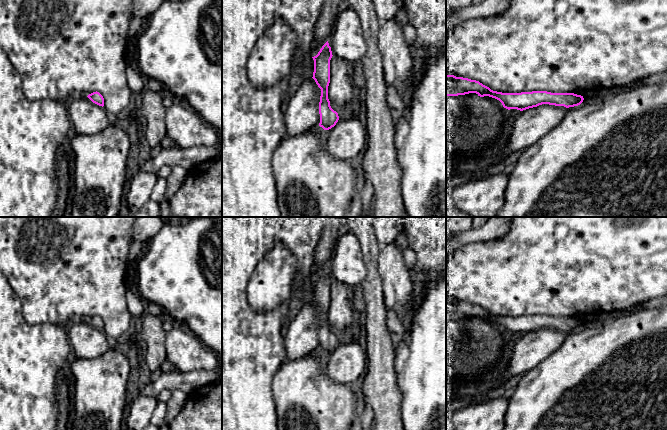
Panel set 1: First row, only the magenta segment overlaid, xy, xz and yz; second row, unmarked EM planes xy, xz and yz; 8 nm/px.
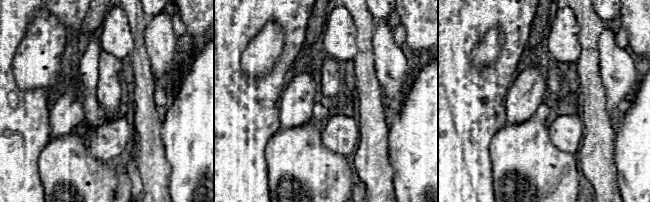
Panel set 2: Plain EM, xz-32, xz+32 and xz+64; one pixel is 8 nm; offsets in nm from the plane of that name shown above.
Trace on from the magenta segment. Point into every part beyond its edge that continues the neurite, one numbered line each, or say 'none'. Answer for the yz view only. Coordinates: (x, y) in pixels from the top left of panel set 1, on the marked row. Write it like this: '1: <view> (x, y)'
1: yz (606, 158)

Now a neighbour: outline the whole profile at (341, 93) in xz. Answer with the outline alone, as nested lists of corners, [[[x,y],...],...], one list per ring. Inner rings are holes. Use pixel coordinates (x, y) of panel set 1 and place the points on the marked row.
[[[336,56],[330,60],[328,99],[339,108],[339,118],[348,117],[357,99],[352,82],[353,64]]]

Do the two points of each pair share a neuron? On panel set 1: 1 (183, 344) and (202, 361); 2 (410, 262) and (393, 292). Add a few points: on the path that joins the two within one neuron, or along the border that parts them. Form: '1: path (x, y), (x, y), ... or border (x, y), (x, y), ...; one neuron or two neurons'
1: path (188, 349), (197, 357); one neuron
2: border (402, 251), (404, 264), (409, 270); two neurons

